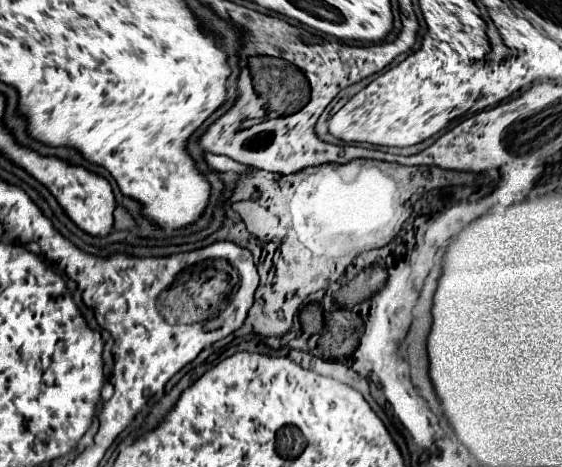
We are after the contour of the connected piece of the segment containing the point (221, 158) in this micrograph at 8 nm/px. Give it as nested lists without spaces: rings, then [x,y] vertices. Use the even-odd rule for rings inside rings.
[[[203,153],[203,159],[205,159],[205,163],[207,163],[209,167],[213,167],[213,169],[217,169],[217,171],[223,171],[223,173],[227,173],[227,171],[245,173],[245,171],[247,171],[247,167],[245,167],[245,165],[241,165],[241,163],[233,161],[233,159],[229,159],[229,157],[225,157],[225,155]]]

